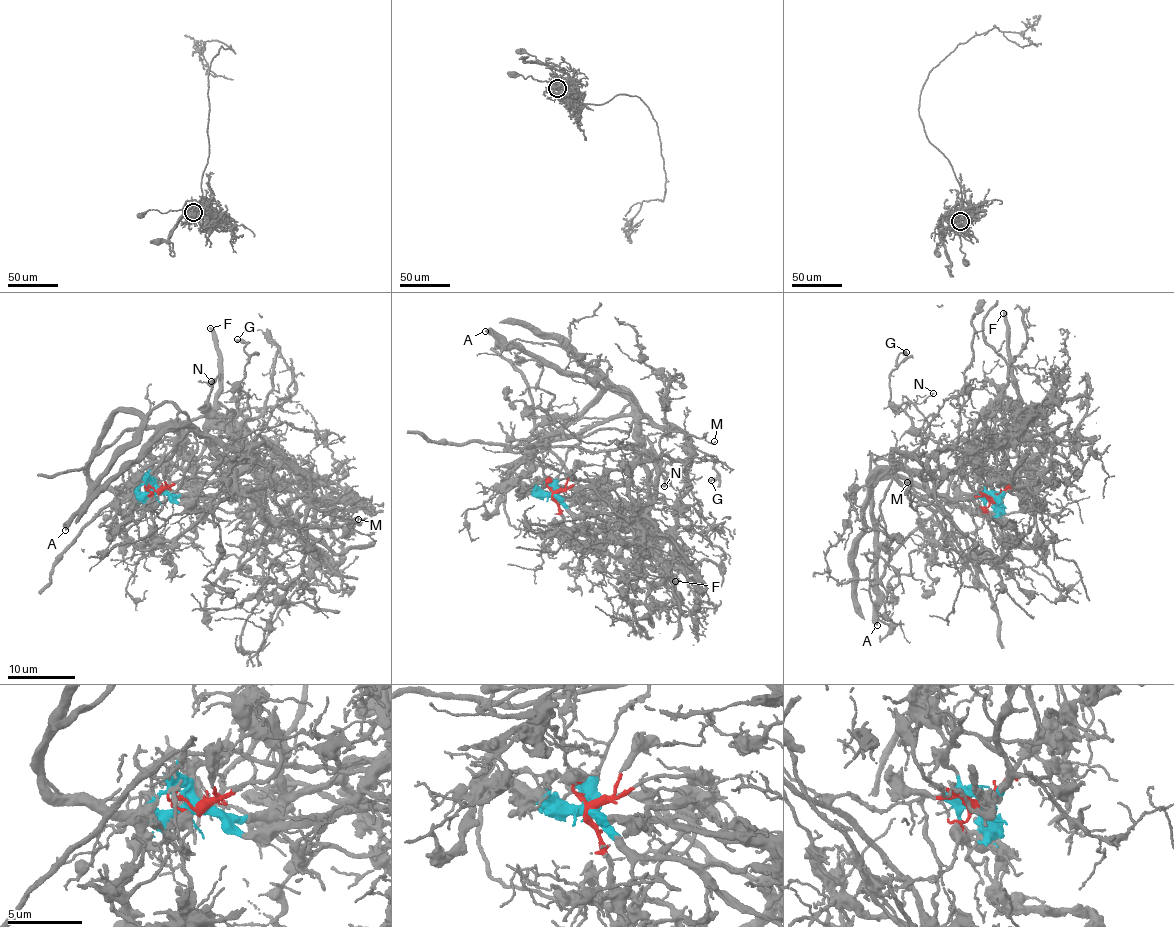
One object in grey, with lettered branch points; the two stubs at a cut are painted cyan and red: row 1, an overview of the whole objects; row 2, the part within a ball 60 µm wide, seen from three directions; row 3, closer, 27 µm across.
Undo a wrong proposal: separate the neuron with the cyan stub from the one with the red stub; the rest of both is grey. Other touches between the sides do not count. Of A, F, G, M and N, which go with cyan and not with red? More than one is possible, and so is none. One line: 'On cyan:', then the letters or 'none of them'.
On cyan: A, G, M, N

